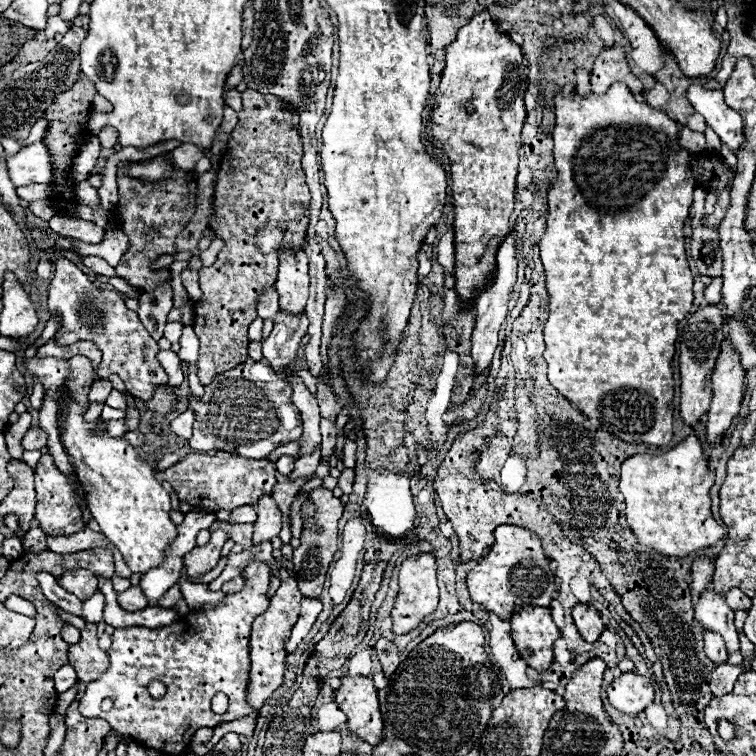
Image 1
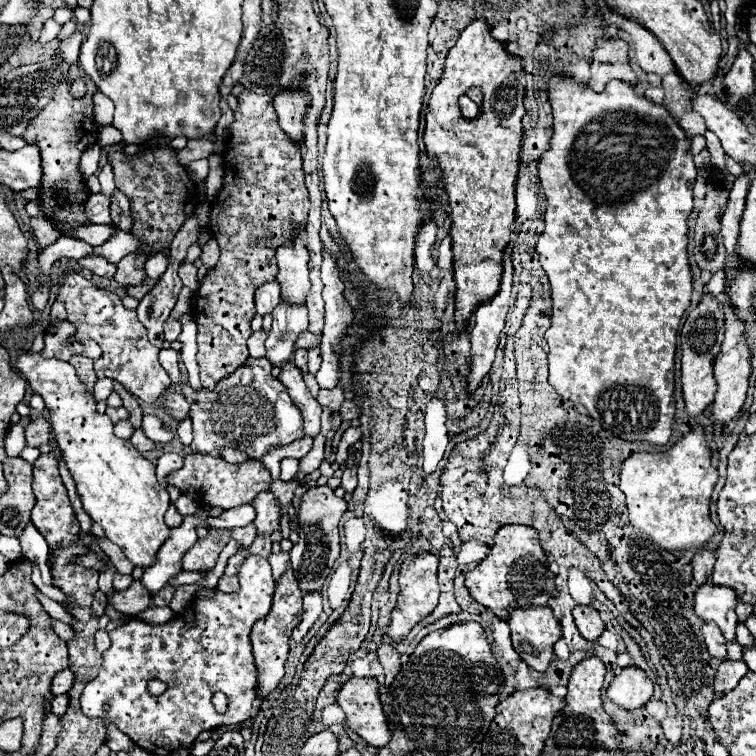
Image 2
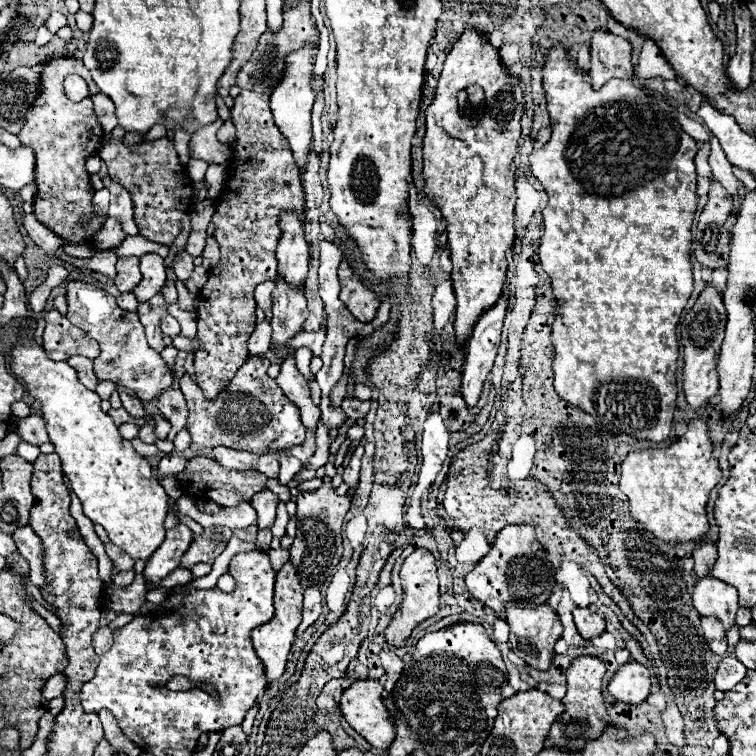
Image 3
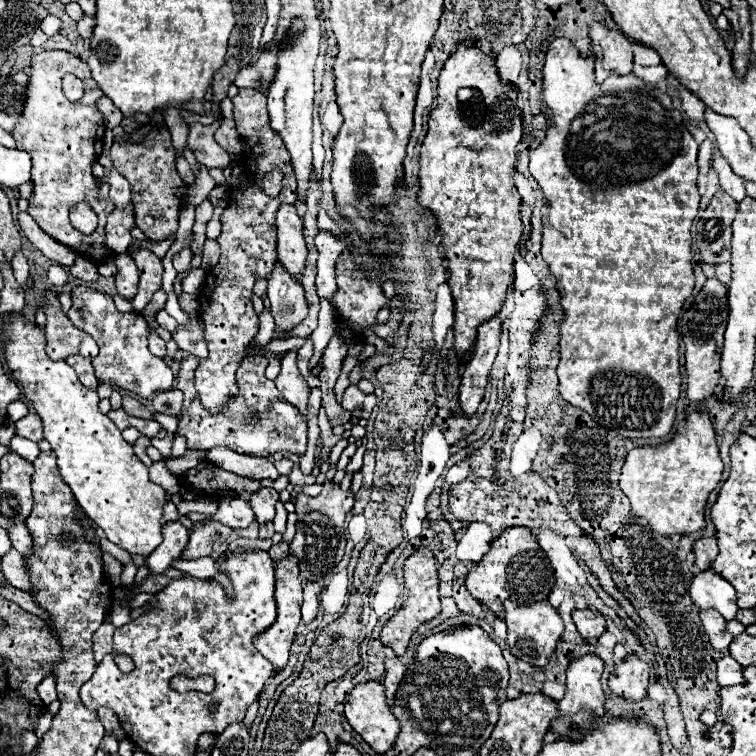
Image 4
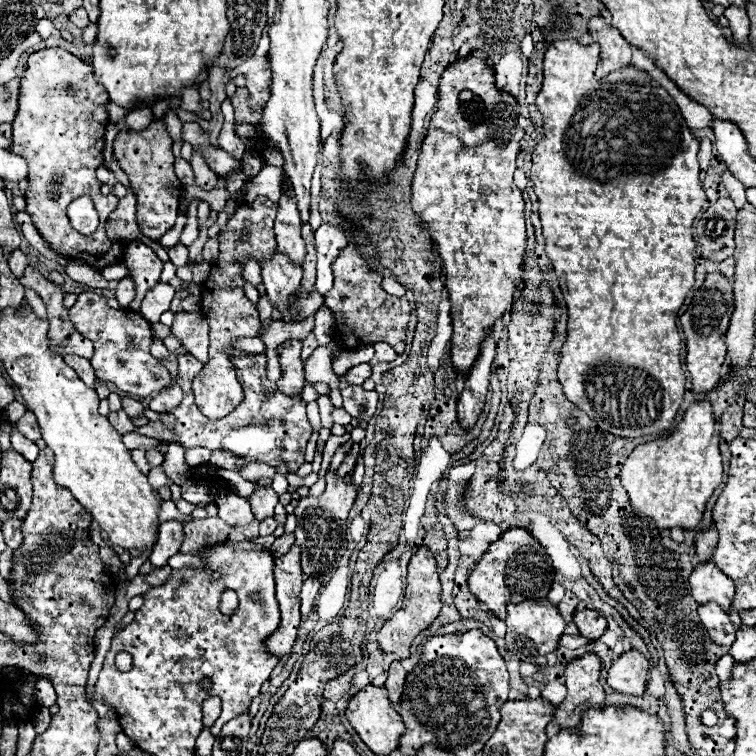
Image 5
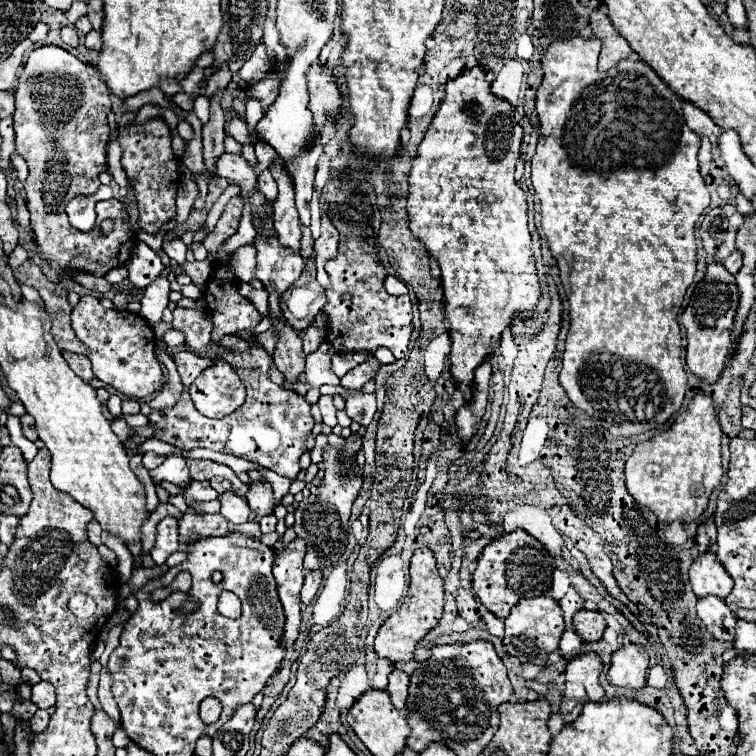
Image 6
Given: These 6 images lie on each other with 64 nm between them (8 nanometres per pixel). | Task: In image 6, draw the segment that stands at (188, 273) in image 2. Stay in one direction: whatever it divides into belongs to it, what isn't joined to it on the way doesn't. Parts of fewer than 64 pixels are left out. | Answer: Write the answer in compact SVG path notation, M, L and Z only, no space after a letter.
M174 238L170 242L164 242L164 252L172 258L172 262L176 264L184 264L186 262L186 244L180 238Z

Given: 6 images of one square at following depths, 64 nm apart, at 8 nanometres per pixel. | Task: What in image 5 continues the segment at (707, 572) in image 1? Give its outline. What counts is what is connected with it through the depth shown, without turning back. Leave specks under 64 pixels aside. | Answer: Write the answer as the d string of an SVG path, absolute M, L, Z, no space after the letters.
M710 528L710 530L702 530L698 536L696 536L696 554L700 558L700 562L706 562L712 558L714 550L716 550L716 530Z

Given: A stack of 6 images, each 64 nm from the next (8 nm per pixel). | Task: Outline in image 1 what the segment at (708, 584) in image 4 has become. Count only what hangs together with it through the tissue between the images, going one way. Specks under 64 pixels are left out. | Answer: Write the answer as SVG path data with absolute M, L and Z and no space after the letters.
M704 590L694 608L694 614L706 630L720 632L724 636L728 652L736 652L740 648L738 632L734 626L734 610L726 604L726 592Z

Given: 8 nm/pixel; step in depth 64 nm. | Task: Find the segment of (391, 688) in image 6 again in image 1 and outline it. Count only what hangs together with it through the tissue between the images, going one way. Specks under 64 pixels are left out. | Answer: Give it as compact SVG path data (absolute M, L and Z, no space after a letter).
M380 638L374 648L376 648L376 654L380 658L380 664L382 664L382 670L384 670L386 678L390 678L396 672L398 664L400 664L398 648L390 640L386 640L386 638Z

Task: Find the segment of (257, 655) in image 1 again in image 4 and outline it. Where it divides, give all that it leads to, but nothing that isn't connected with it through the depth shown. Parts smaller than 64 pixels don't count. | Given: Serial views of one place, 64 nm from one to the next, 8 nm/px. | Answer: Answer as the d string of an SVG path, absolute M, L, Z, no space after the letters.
M288 554L284 560L276 562L276 604L278 604L278 620L266 632L254 638L256 648L264 658L268 658L276 670L282 670L290 656L290 646L296 636L296 628L300 624L300 604L302 604L302 576L298 570L298 558Z

